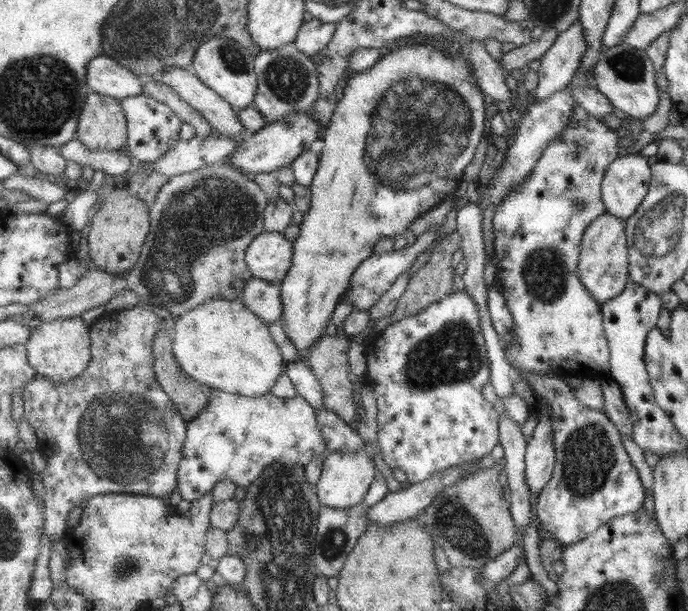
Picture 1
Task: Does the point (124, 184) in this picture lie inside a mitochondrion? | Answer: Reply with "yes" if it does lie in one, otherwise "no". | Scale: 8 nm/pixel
no

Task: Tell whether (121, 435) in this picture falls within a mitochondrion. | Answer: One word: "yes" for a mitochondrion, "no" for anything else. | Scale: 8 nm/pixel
yes

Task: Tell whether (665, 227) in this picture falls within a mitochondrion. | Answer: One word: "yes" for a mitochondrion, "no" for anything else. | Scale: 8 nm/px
yes

